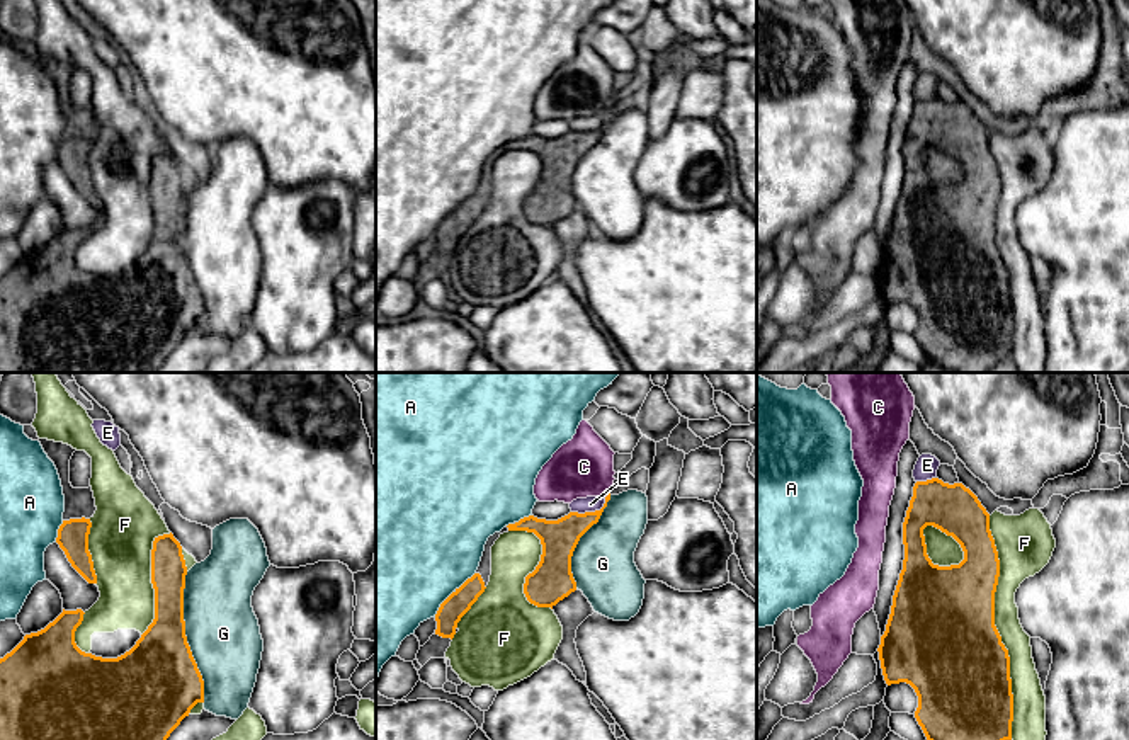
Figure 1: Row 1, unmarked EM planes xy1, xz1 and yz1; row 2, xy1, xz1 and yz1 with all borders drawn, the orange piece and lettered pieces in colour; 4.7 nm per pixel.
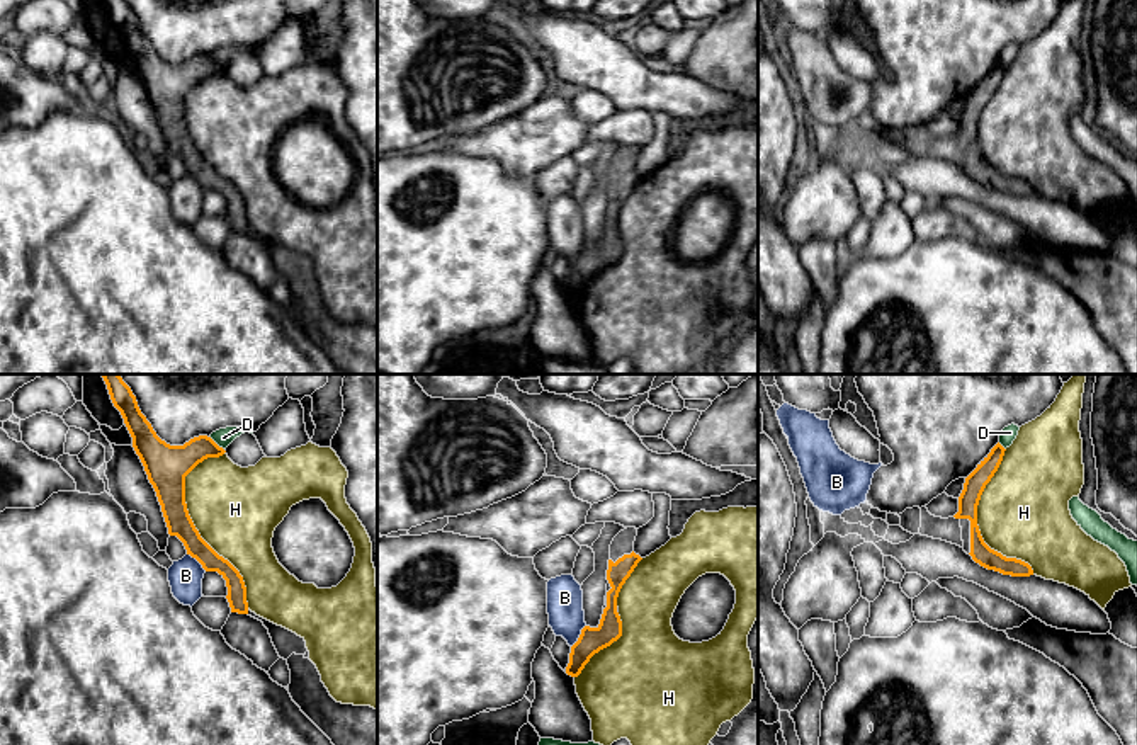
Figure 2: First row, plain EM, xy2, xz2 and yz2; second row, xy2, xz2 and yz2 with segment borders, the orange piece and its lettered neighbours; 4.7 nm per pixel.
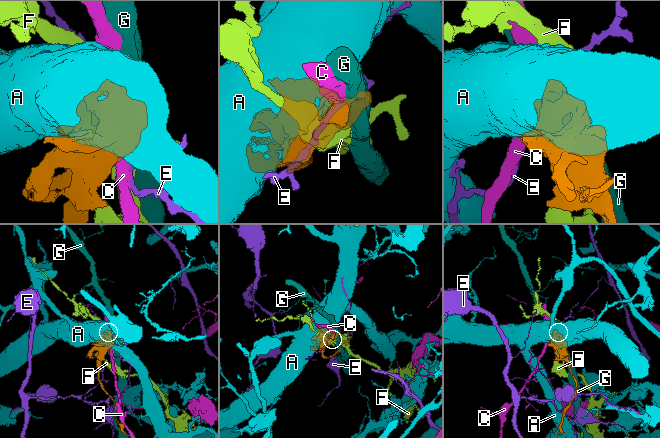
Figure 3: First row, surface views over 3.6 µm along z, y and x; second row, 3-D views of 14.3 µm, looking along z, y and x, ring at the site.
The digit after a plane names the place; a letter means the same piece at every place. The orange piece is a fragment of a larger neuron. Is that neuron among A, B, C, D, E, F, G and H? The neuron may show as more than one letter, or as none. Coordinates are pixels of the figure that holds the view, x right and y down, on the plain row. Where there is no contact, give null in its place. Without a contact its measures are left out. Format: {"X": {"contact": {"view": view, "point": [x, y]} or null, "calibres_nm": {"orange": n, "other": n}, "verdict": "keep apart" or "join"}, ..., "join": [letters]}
{"A": {"contact": {"view": "xz1", "point": [451, 213]}, "calibres_nm": {"orange": 120, "other": 500}, "verdict": "keep apart"}, "B": {"contact": {"view": "xz2", "point": [580, 255]}, "calibres_nm": {"orange": 120, "other": 180}, "verdict": "keep apart"}, "C": {"contact": {"view": "xz1", "point": [607, 114]}, "calibres_nm": {"orange": 140, "other": 280}, "verdict": "keep apart"}, "D": {"contact": {"view": "xy2", "point": [214, 62]}, "calibres_nm": {"orange": 190, "other": 90}, "verdict": "keep apart"}, "E": {"contact": {"view": "xz1", "point": [590, 131]}, "calibres_nm": {"orange": 170, "other": 80}, "verdict": "keep apart"}, "F": {"contact": {"view": "yz1", "point": [995, 247]}, "calibres_nm": {"orange": 500, "other": 130}, "verdict": "keep apart"}, "G": {"contact": {"view": "xy1", "point": [186, 256]}, "calibres_nm": {"orange": 400, "other": 340}, "verdict": "keep apart"}, "H": {"contact": {"view": "xy2", "point": [192, 143]}, "calibres_nm": {"orange": 160, "other": 400}, "verdict": "keep apart"}, "join": []}

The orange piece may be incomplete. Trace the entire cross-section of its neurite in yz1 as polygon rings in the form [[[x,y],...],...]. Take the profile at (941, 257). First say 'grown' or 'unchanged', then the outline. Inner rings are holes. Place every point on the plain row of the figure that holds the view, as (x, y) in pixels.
unchanged; [[[939,97],[916,100],[903,141],[905,179],[893,214],[891,233],[877,267],[888,305],[906,301],[918,315],[915,337],[925,356],[952,373],[988,373],[995,364],[1012,359],[1013,313],[1010,276],[995,245],[995,211],[1000,179],[990,150],[990,133],[978,116],[962,102],[944,102]],[[933,145],[952,155],[964,170],[959,184],[939,185],[927,174],[923,148]]]

